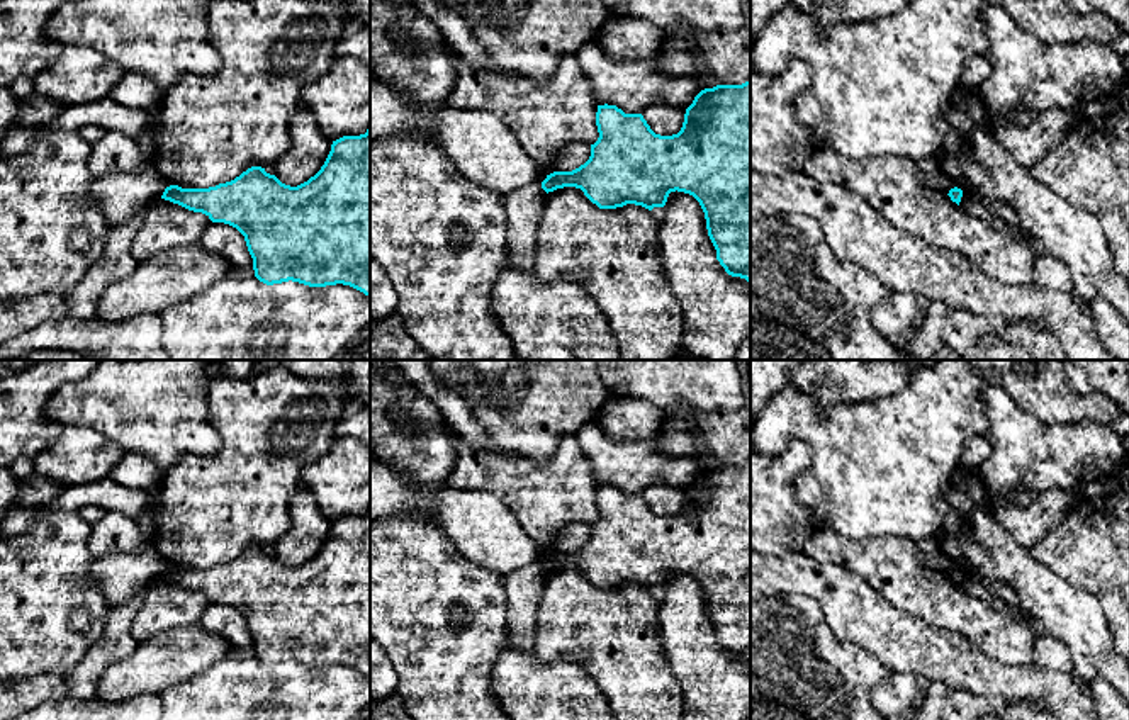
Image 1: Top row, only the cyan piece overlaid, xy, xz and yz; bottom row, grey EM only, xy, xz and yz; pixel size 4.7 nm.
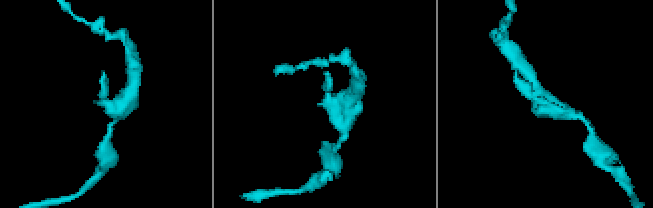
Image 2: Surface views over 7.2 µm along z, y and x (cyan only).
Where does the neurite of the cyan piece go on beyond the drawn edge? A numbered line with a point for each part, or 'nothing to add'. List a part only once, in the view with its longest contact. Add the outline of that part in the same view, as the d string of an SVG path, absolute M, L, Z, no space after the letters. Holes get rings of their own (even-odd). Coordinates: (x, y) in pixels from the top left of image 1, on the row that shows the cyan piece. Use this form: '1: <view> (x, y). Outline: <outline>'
nothing to add

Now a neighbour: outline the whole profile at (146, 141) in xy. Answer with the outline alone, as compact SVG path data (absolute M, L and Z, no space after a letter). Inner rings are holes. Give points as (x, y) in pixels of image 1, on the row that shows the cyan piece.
M160 104L153 109L146 110L148 121L139 136L134 138L138 149L151 158L156 148L158 136L161 132L158 117L160 117Z

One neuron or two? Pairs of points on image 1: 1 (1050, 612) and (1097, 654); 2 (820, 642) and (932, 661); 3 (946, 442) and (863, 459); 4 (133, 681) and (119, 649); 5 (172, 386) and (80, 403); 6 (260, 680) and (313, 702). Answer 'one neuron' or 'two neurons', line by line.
1: one neuron
2: two neurons
3: one neuron
4: two neurons
5: one neuron
6: one neuron

